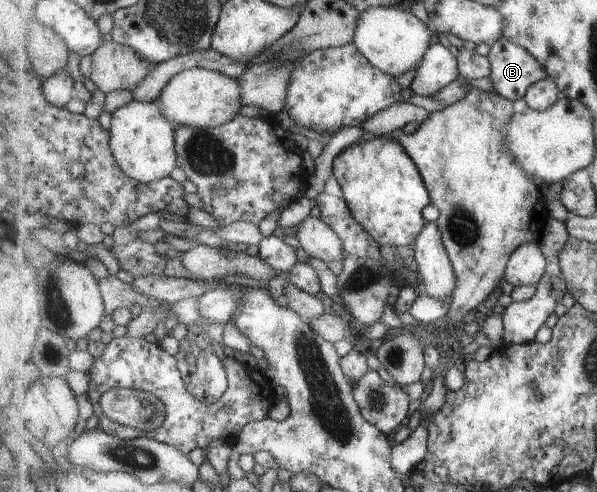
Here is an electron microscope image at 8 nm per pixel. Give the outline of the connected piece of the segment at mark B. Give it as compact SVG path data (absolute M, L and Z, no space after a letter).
M508 39L490 45L488 58L494 90L511 101L525 98L533 84L549 77L546 67L529 50Z

